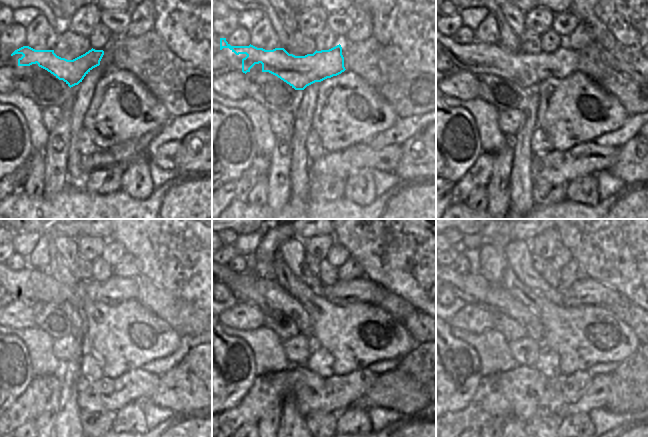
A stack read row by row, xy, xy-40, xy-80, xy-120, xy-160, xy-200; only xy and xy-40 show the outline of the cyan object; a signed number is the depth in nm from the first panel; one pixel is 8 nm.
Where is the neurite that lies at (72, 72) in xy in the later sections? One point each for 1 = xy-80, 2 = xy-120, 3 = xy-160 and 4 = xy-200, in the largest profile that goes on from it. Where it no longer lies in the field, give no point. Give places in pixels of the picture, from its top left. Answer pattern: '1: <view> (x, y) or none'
1: xy-80 (526, 70)
2: xy-120 (116, 290)
3: xy-160 (342, 293)
4: xy-200 (585, 291)

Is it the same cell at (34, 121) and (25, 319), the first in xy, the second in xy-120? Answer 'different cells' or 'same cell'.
different cells

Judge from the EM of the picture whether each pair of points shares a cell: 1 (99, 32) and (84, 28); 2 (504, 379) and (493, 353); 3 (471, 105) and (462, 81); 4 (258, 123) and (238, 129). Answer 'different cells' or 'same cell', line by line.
1: different cells
2: different cells
3: different cells
4: different cells

